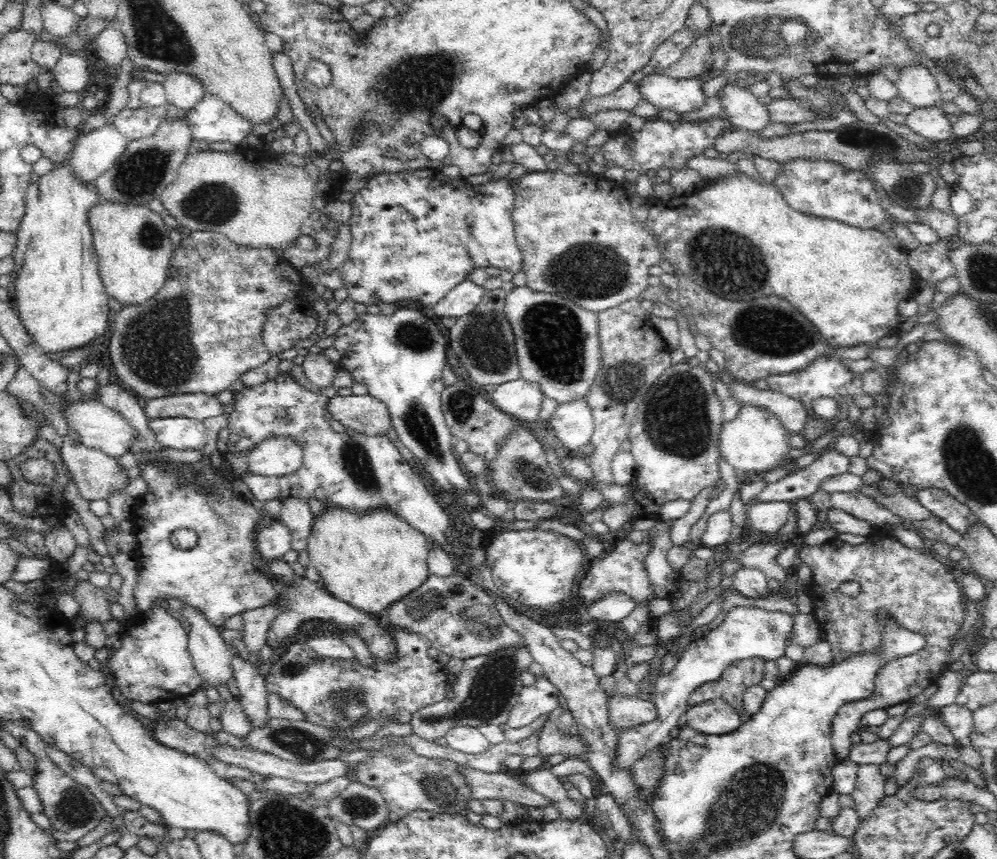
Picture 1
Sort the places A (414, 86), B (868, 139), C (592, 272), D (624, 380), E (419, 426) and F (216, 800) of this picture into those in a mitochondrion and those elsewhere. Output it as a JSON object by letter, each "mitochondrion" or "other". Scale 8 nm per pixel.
{"A":"mitochondrion","B":"mitochondrion","C":"mitochondrion","D":"mitochondrion","E":"mitochondrion","F":"other"}

